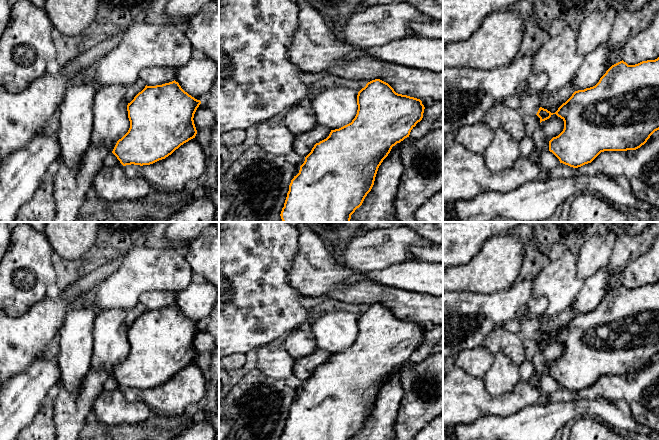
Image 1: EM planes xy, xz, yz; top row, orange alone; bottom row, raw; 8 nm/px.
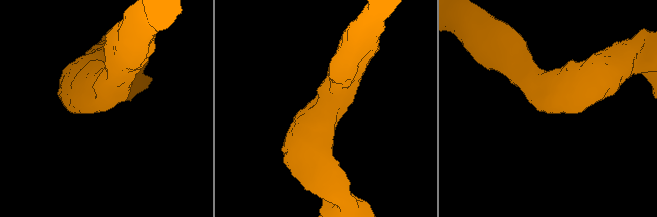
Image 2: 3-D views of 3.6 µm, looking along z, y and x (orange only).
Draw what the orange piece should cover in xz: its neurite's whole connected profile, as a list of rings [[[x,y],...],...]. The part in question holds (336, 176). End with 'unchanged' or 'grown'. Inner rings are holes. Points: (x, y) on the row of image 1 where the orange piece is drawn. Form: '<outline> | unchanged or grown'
[[[380,79],[368,82],[366,86],[358,92],[357,105],[357,114],[352,122],[339,129],[331,130],[329,136],[319,143],[316,143],[311,152],[305,157],[304,163],[300,166],[299,173],[294,176],[289,185],[289,191],[280,214],[283,222],[350,222],[351,215],[362,205],[365,197],[371,191],[379,166],[388,156],[393,146],[409,137],[411,130],[422,120],[425,109],[420,99],[398,94],[388,83]]] | unchanged

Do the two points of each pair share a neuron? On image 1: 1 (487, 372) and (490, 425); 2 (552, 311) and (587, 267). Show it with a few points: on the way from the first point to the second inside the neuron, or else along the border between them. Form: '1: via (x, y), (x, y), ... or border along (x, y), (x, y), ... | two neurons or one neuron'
1: border along (471, 375), (480, 378), (493, 395), (511, 391) | two neurons
2: border along (575, 254), (576, 274), (583, 280) | two neurons

